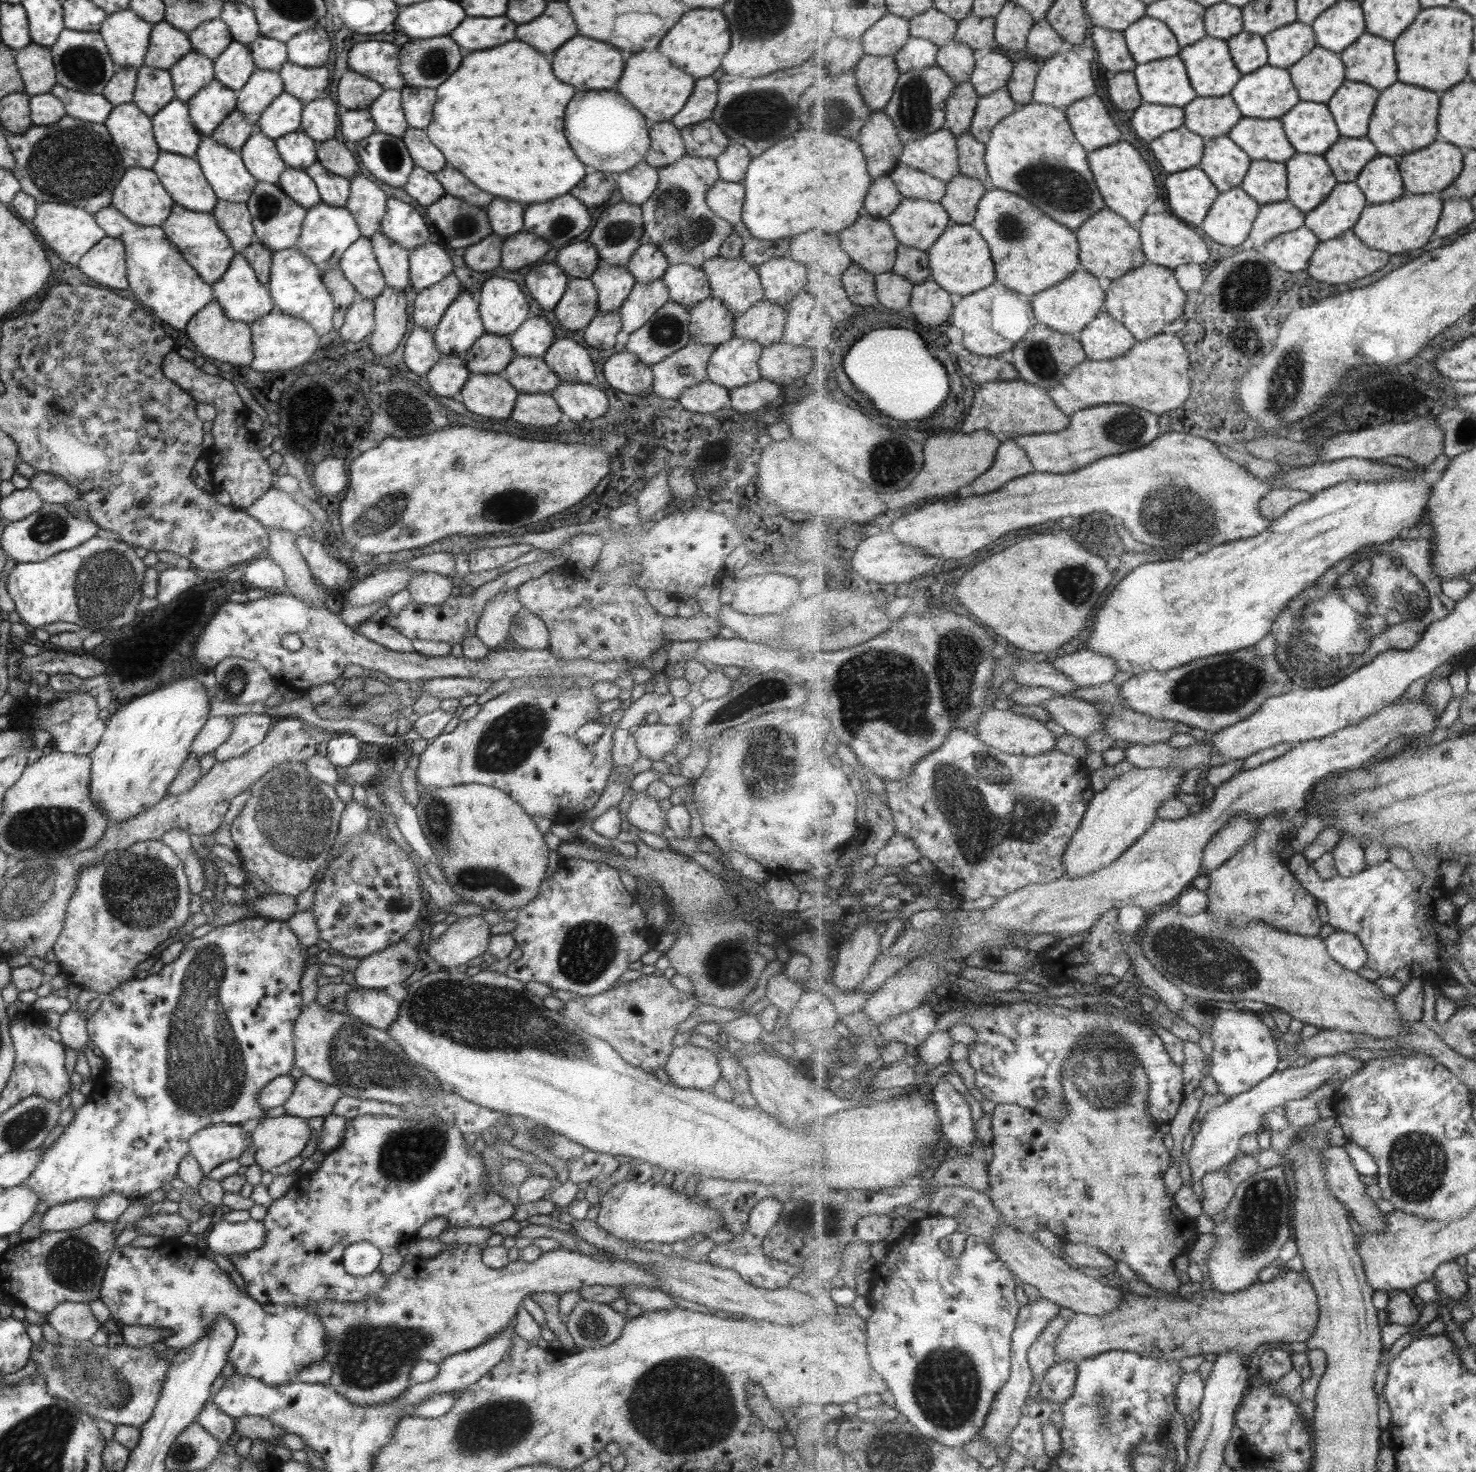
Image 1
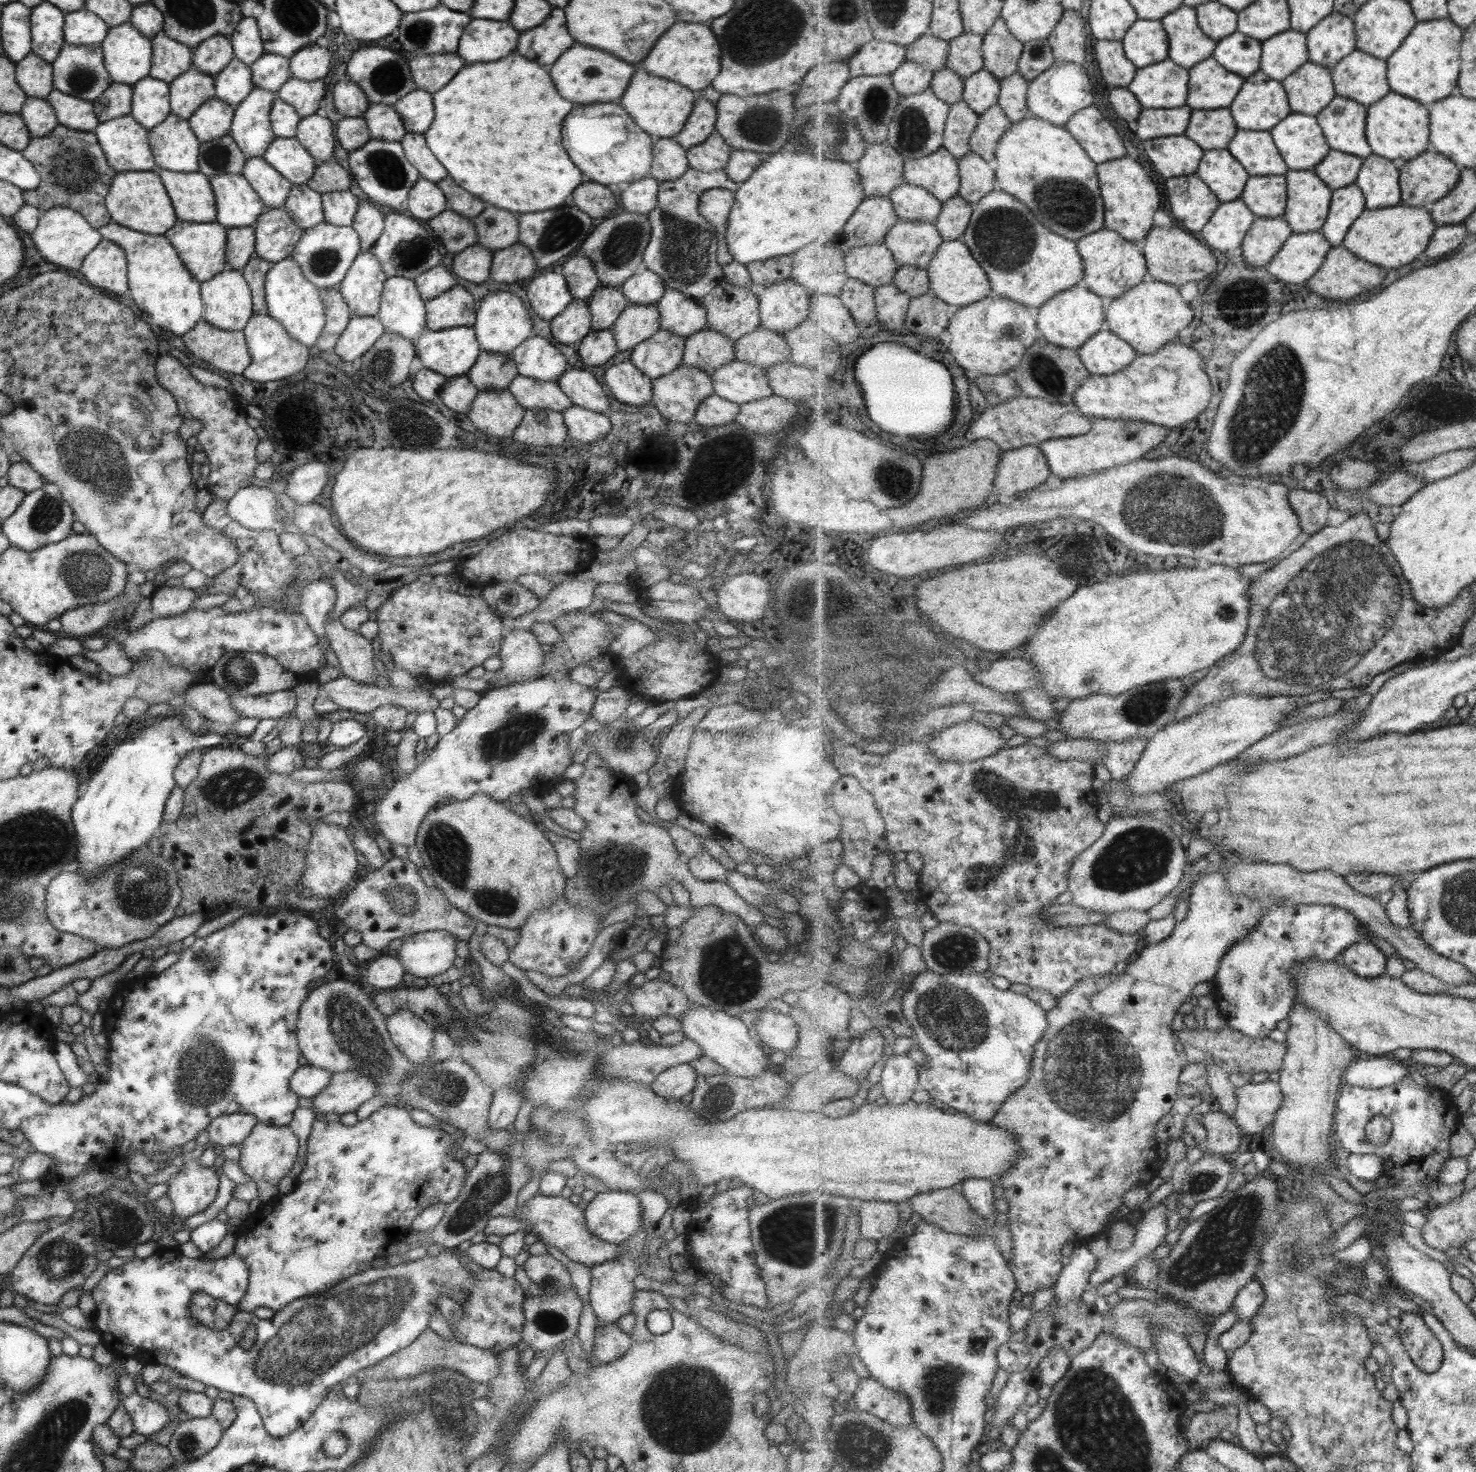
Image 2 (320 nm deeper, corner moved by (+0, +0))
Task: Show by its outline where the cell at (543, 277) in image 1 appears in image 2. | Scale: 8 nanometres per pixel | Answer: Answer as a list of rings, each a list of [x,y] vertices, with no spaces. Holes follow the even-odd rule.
[[[547,272],[537,275],[527,286],[527,302],[543,320],[551,320],[572,301],[561,273]]]

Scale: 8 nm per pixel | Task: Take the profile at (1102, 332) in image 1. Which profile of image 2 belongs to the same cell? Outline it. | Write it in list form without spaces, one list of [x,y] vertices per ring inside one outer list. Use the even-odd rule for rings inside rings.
[[[1108,328],[1093,335],[1077,351],[1090,372],[1098,375],[1112,375],[1123,371],[1139,355],[1128,341]]]

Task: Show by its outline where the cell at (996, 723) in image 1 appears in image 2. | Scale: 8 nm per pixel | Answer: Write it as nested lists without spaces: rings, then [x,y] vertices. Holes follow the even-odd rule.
[[[971,719],[941,731],[927,743],[939,759],[973,762],[994,755],[1005,746],[1005,741],[999,730]]]

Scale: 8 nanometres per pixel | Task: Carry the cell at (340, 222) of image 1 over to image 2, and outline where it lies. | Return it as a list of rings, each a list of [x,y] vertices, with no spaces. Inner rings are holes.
[[[322,221],[302,232],[290,257],[297,263],[305,280],[308,280],[315,288],[321,289],[336,287],[359,252],[360,242],[353,229],[343,226],[335,227]]]

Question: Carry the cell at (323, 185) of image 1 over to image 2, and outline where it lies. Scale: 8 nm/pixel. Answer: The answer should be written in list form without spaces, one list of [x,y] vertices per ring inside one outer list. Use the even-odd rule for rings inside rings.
[[[355,190],[325,192],[322,200],[323,221],[335,227],[351,227],[360,195]]]

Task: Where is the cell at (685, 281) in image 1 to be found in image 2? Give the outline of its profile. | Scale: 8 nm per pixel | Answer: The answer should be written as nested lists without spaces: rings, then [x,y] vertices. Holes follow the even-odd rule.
[[[664,289],[656,302],[659,328],[683,338],[706,328],[706,312],[701,302],[696,302],[680,292]]]

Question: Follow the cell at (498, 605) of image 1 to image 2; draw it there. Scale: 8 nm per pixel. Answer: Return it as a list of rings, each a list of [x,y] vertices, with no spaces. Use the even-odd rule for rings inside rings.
[[[513,628],[502,635],[496,654],[501,665],[498,672],[509,686],[539,677],[538,668],[544,663],[544,652],[534,634]]]

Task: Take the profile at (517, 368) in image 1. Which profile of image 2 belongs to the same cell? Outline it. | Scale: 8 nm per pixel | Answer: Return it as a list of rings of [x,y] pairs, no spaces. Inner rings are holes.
[[[517,375],[507,389],[524,410],[545,408],[561,413],[572,405],[556,382],[543,382]]]

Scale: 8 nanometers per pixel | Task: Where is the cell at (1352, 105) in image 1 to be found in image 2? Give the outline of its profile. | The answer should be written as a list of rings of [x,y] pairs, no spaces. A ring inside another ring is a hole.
[[[1337,95],[1316,117],[1333,149],[1365,159],[1374,153],[1366,135],[1368,107],[1364,104]]]

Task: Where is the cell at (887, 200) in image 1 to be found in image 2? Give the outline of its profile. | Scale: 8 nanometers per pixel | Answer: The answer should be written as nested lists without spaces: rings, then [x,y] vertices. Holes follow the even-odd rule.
[[[889,196],[867,197],[832,243],[845,253],[857,246],[883,244],[898,221]]]

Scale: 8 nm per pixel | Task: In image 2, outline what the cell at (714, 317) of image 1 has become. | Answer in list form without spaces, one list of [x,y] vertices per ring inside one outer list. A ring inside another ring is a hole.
[[[707,328],[684,338],[682,364],[711,376],[734,359],[734,342]]]

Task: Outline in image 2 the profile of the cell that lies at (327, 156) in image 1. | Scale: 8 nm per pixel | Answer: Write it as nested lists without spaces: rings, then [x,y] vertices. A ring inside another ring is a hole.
[[[333,158],[328,162],[318,162],[312,178],[306,185],[320,195],[325,192],[350,191],[354,188],[349,172],[338,165]]]

